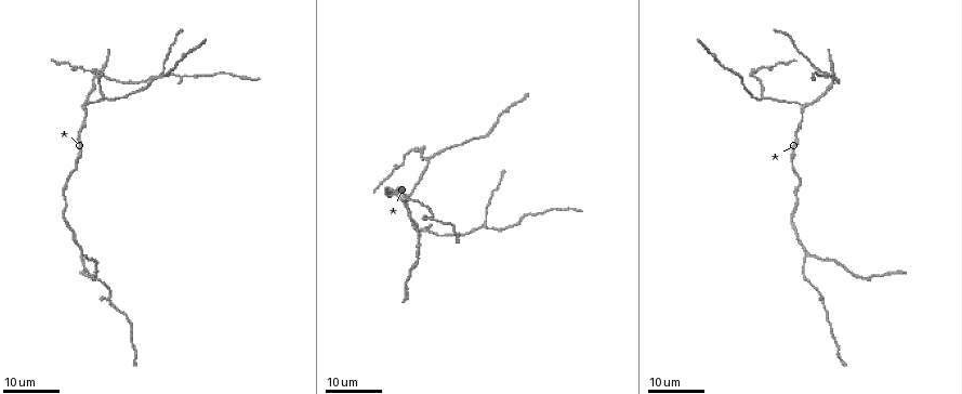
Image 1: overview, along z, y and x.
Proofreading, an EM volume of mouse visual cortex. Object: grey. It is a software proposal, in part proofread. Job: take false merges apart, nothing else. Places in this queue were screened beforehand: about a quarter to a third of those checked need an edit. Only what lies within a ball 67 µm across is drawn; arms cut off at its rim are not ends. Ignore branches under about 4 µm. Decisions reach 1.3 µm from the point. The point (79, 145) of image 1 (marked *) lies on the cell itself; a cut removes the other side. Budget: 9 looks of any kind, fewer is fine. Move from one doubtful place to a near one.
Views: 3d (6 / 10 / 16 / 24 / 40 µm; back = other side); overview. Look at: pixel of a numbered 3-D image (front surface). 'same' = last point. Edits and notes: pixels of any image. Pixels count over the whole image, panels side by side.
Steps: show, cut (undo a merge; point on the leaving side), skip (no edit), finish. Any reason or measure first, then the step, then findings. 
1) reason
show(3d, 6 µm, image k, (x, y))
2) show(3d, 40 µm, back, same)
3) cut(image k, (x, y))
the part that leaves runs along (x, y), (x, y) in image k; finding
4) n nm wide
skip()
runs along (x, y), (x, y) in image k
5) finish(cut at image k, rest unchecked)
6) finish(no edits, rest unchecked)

branch point
show(3d, 24 µm, image 1, (805, 255))

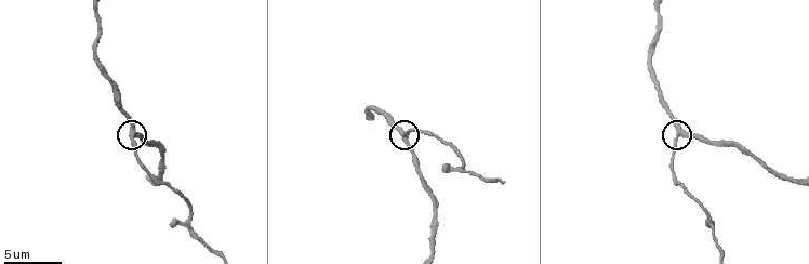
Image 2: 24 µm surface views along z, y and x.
show(3d, 10 µm, image 2, (678, 135))

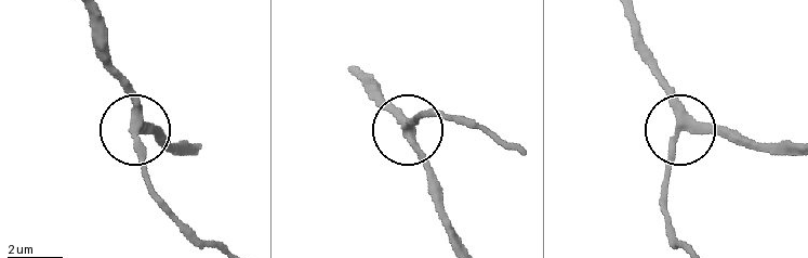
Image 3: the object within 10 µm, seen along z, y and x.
skip()
runs along (631, 13), (638, 48), (671, 97), (677, 125), (736, 137) in image 3; all the same cell

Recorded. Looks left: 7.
three arms meet
show(3d, 16 µm, image 1, (429, 158))

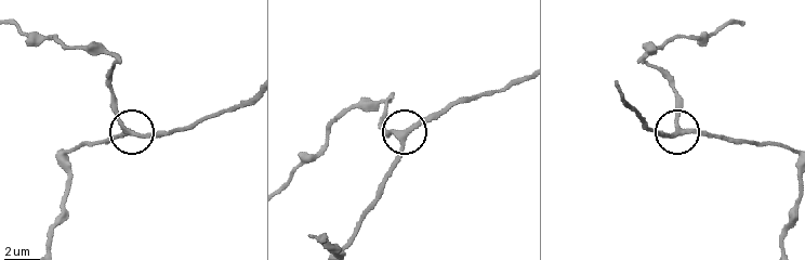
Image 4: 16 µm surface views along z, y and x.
show(3d, 6 µm, image 4, (678, 131))

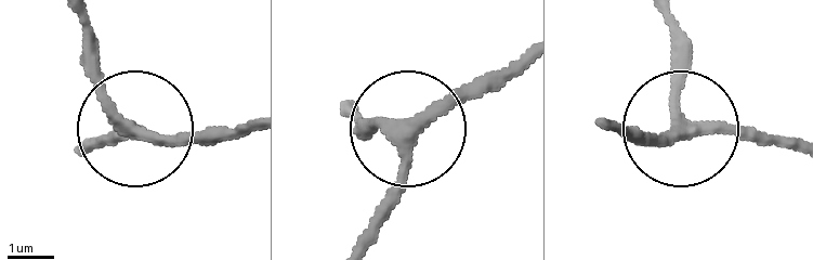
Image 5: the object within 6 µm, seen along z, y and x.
show(3d, 6 µm, back, image 5, (678, 130))

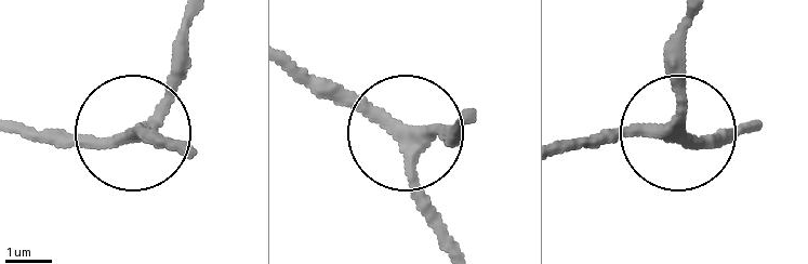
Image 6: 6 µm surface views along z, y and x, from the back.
3 arms
skip()
runs along (559, 149), (671, 134), (675, 49) in image 6; all the same cell

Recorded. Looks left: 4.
a fork
show(3d, 16 µm, image 1, (801, 107))

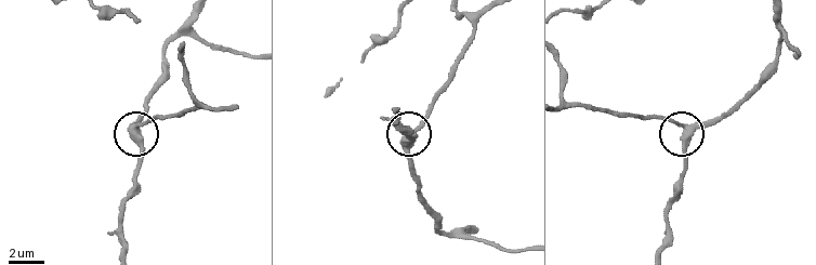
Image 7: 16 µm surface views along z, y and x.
show(3d, 10 µm, image 7, (134, 127))

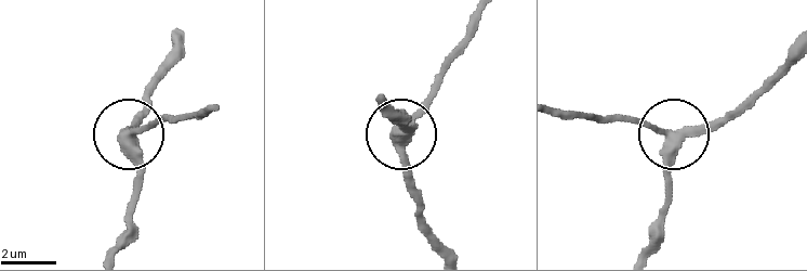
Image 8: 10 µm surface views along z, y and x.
3 arms
skip()
runs along (643, 250), (659, 229), (669, 194), (671, 133), (622, 117) in image 8; one cell here

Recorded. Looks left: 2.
finish(no edits, rest unchecked)

